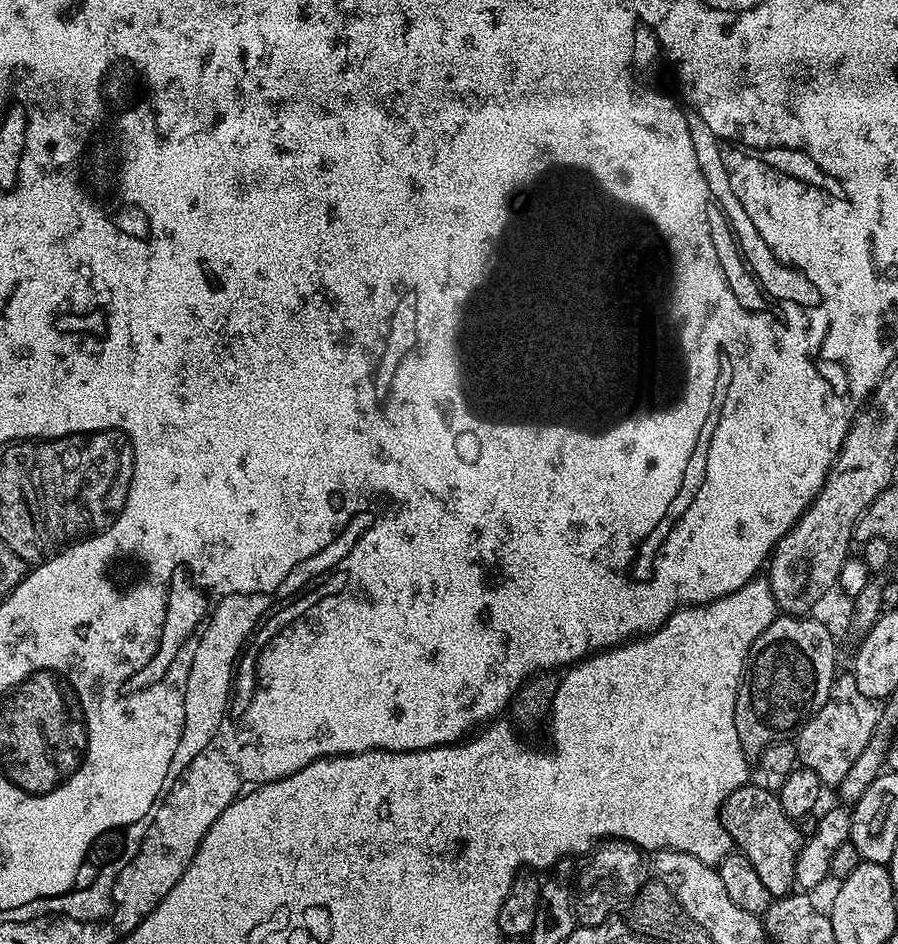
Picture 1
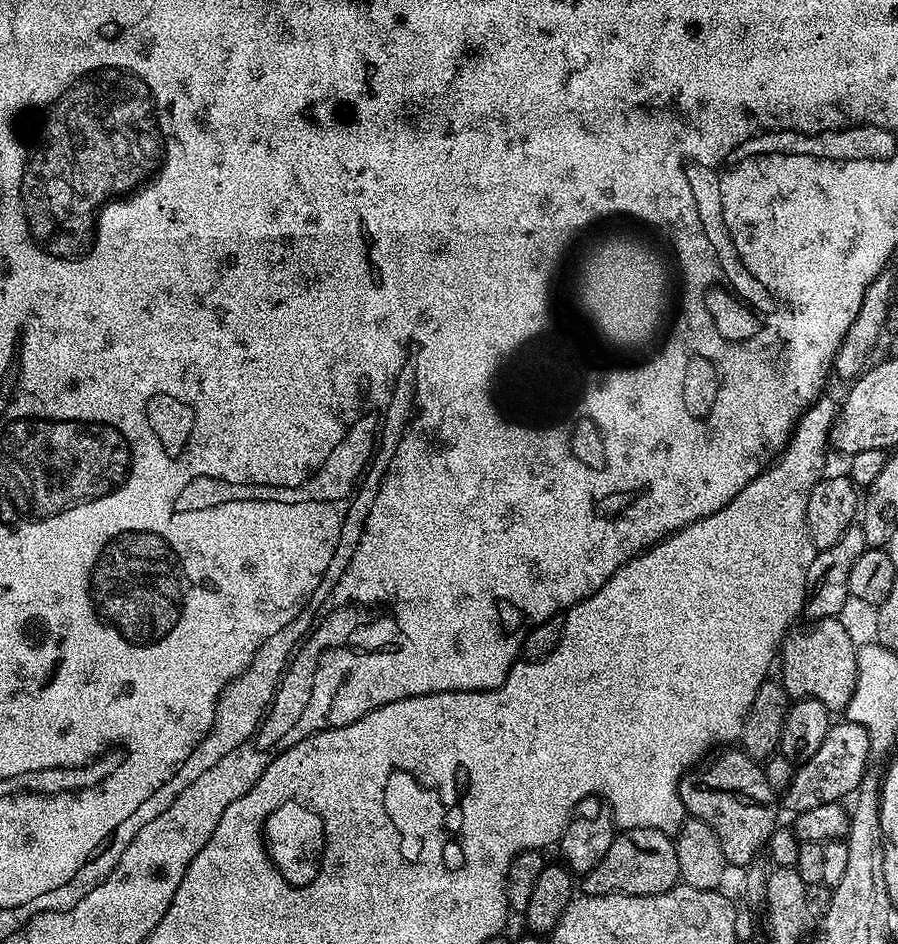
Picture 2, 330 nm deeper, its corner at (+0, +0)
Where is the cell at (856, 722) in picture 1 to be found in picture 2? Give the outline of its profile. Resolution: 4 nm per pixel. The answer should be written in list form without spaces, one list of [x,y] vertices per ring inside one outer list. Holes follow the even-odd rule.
[[[831,616],[825,620],[813,620],[805,623],[805,628],[797,627],[789,631],[784,637],[784,643],[778,652],[778,668],[780,664],[780,676],[784,688],[789,697],[807,698],[822,702],[829,710],[844,710],[854,693],[855,678],[858,674],[858,662],[856,661],[857,641],[852,641],[848,628],[843,624],[843,619]]]

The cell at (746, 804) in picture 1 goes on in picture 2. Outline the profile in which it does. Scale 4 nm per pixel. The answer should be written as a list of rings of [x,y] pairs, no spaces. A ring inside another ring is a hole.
[[[732,750],[721,751],[724,752],[721,756],[713,755],[699,770],[685,772],[680,780],[680,800],[689,817],[706,822],[706,826],[710,826],[710,830],[718,834],[718,842],[722,842],[725,861],[729,865],[746,866],[754,857],[765,851],[767,842],[772,837],[772,831],[778,827],[776,820],[778,796],[777,793],[772,792],[769,783],[766,782],[764,769],[757,761],[751,760],[743,750],[728,751]]]

